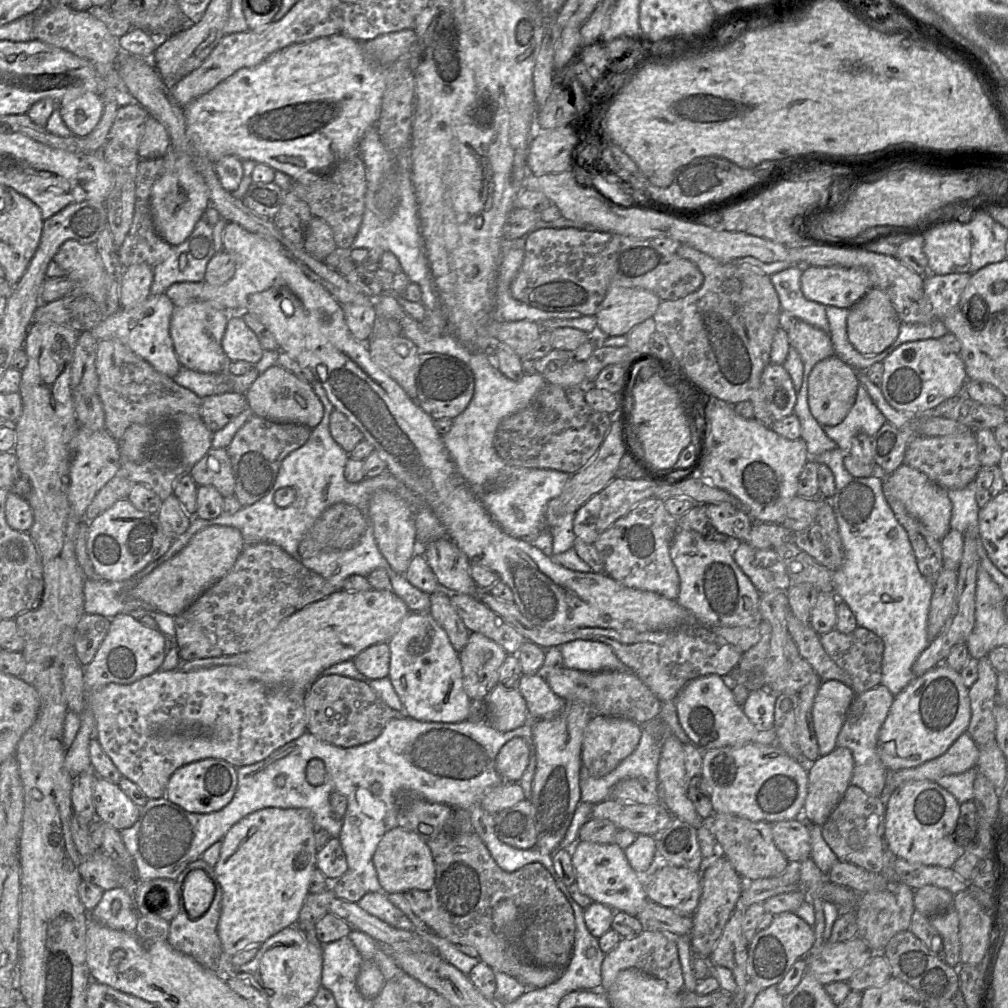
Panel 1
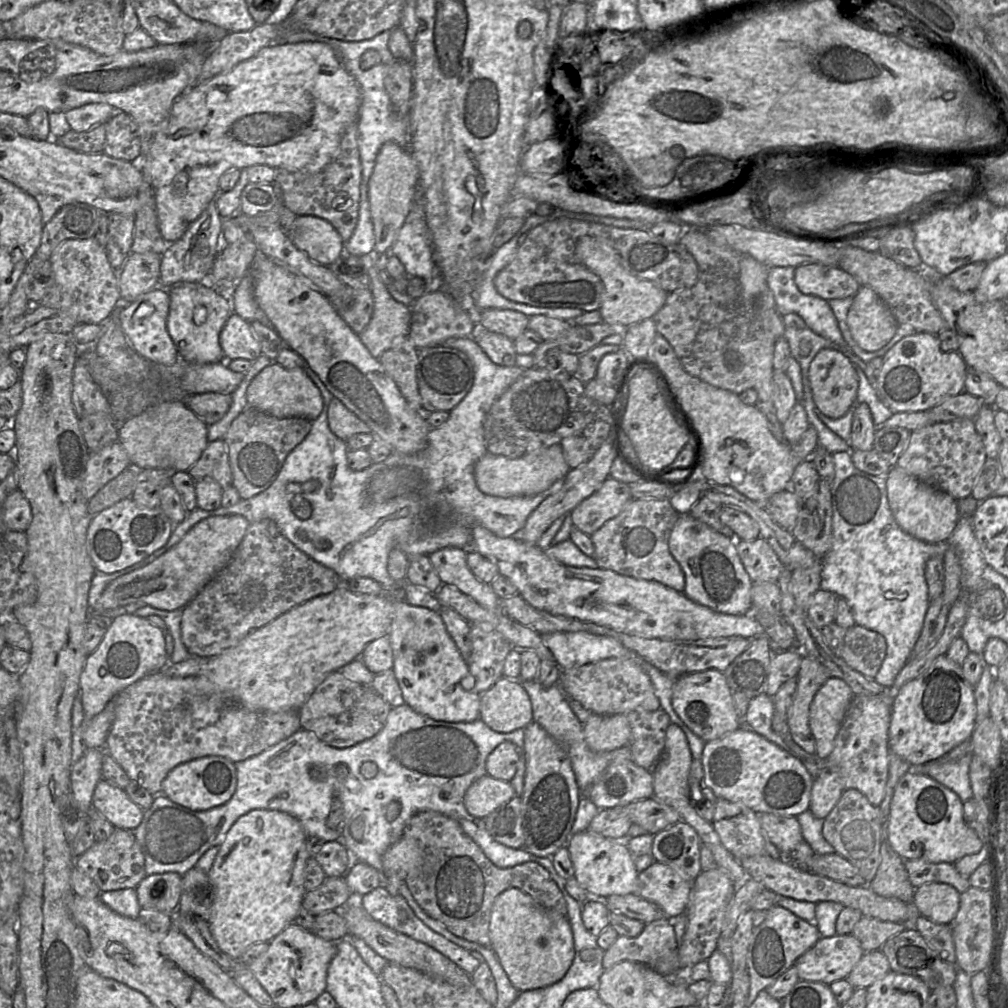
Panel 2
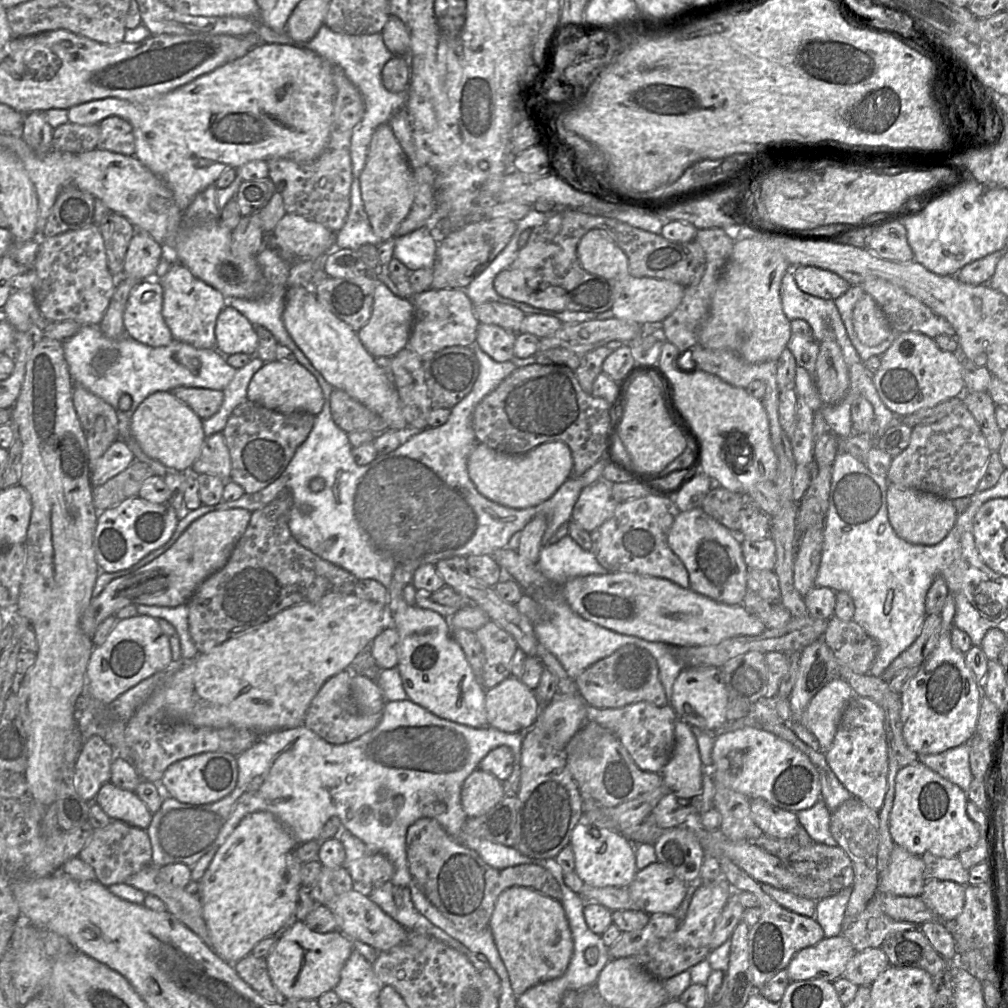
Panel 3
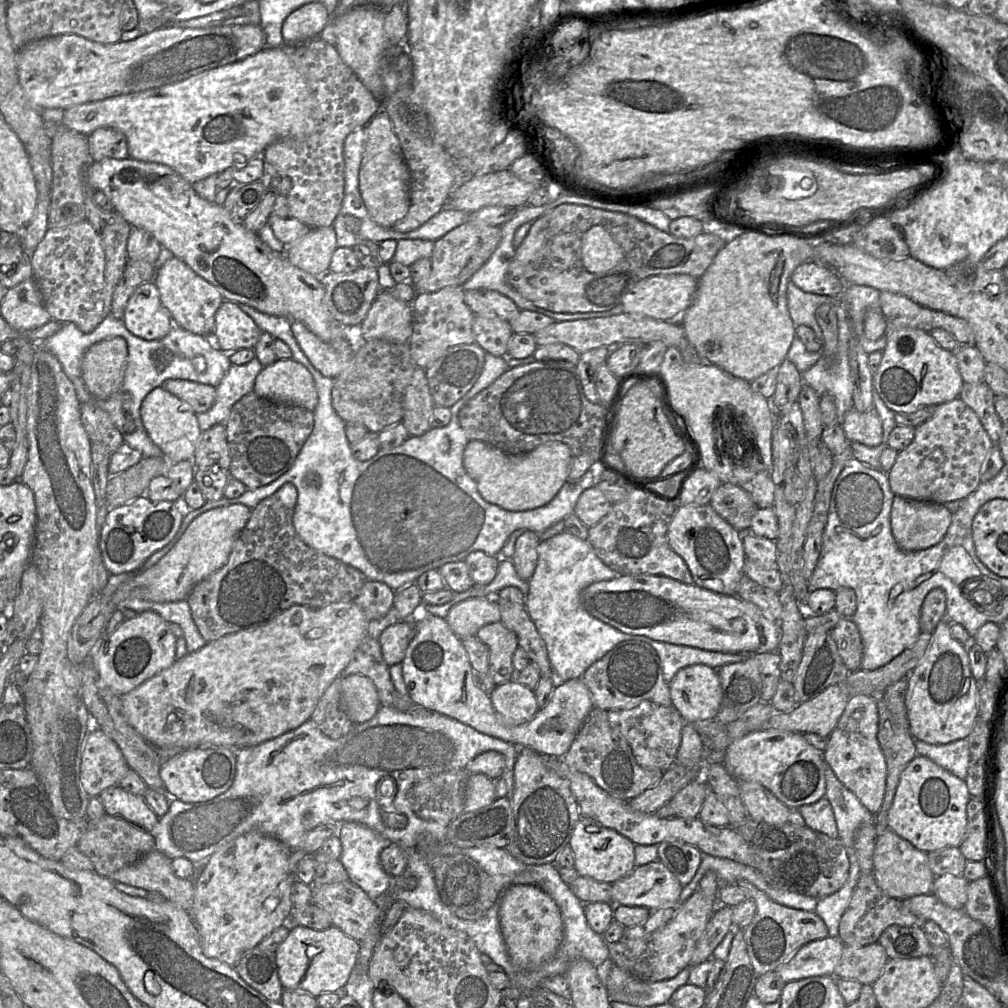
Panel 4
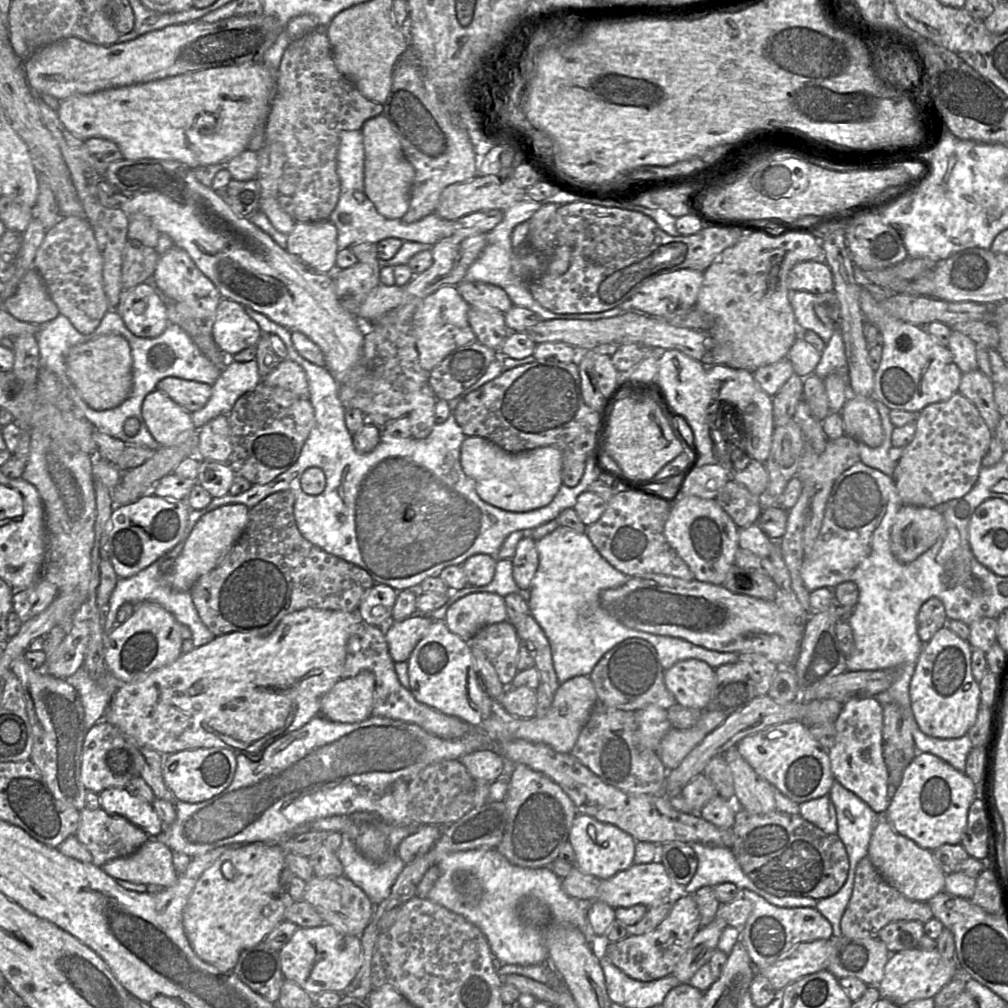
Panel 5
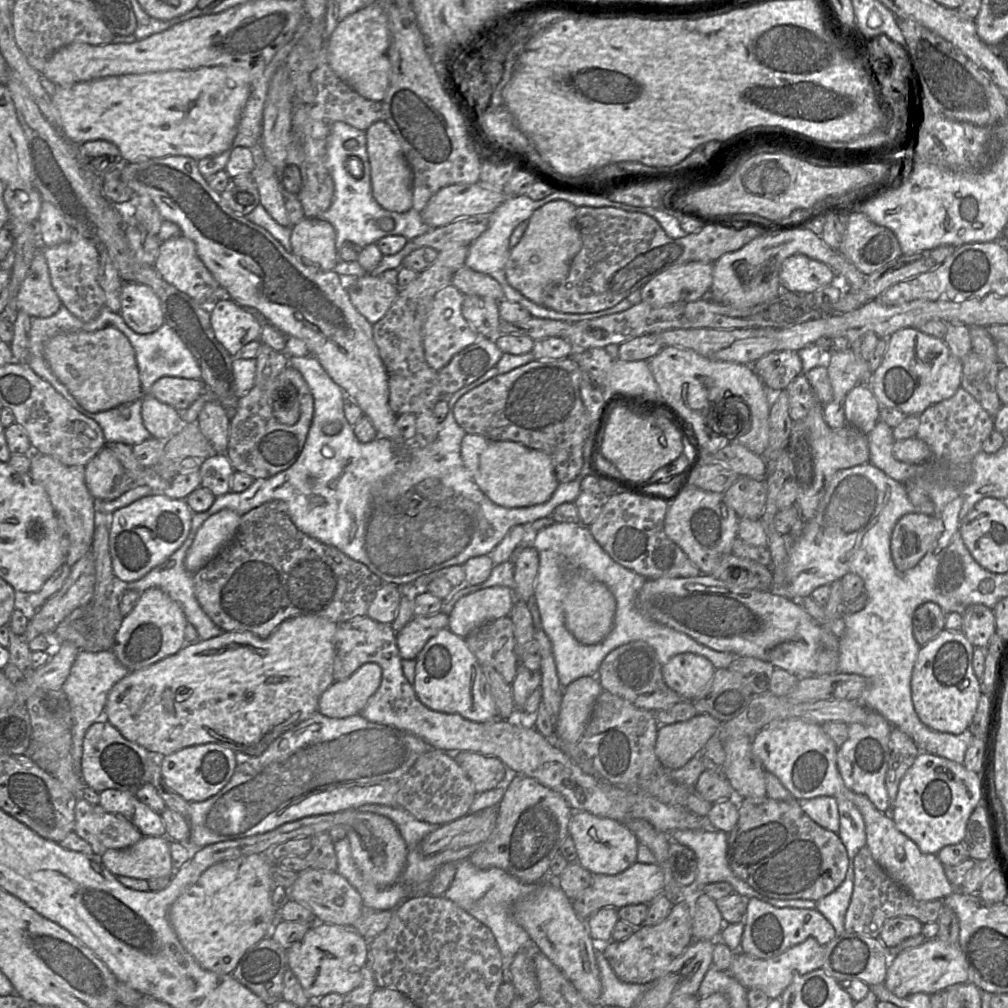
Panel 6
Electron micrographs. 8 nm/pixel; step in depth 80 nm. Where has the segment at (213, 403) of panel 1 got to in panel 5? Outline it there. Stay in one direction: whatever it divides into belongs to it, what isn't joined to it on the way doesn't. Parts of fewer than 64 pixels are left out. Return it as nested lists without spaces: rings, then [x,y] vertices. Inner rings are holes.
[[[176,377],[162,379],[157,389],[189,413],[202,409],[212,395],[212,385]]]

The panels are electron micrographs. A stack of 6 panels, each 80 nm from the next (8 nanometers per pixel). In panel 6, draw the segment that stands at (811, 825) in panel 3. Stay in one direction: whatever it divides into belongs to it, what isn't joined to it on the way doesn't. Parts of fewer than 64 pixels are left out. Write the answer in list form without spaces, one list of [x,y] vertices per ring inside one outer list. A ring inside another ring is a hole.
[[[817,796],[798,800],[803,811],[819,826],[837,833],[839,812],[837,800],[831,796]]]

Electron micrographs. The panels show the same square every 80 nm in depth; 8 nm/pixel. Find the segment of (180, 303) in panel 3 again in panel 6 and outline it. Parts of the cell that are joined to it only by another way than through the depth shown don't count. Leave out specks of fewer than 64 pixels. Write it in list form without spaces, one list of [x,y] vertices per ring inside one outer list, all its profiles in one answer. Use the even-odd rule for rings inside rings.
[[[180,235],[161,243],[155,267],[162,278],[201,304],[211,306],[219,295],[219,284],[198,256],[196,244]]]

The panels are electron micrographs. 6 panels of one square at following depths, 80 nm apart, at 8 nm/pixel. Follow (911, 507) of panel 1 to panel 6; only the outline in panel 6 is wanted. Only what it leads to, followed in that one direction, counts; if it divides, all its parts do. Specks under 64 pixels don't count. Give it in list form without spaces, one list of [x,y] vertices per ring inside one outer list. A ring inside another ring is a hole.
[[[911,512],[902,516],[895,524],[890,542],[896,569],[905,572],[915,567],[943,528],[942,520],[935,515]]]

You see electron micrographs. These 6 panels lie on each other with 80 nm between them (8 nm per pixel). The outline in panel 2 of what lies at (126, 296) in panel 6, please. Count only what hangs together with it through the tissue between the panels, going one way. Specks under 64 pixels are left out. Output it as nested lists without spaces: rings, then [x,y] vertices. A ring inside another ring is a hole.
[[[156,286],[130,303],[120,303],[120,325],[135,351],[153,365],[171,366],[179,360],[176,346],[167,330],[170,297],[168,289]]]

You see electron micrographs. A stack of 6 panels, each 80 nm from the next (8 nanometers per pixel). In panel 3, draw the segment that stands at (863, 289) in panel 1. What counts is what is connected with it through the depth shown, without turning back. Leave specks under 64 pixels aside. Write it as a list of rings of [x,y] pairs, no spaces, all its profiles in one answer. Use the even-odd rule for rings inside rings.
[[[815,266],[792,267],[792,274],[802,292],[825,300],[836,300],[851,286],[838,274]]]

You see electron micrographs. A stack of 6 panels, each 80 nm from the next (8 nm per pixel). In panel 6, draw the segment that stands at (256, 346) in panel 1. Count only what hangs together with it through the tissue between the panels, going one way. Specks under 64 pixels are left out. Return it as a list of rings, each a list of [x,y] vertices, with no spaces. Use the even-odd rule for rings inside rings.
[[[230,298],[217,299],[210,306],[210,321],[215,337],[232,357],[237,356],[245,345],[260,338],[261,323]]]

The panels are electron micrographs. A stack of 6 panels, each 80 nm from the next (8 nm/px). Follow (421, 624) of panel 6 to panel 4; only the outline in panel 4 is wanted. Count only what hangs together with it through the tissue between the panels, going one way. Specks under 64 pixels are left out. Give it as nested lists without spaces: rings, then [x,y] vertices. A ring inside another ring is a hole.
[[[410,620],[389,626],[378,638],[382,656],[388,666],[400,664],[416,634],[416,623]]]

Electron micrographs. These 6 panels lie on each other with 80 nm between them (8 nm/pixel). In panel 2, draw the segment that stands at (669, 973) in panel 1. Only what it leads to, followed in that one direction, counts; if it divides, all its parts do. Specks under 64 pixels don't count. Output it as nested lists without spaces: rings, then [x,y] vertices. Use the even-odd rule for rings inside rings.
[[[663,918],[646,924],[637,937],[619,935],[603,956],[604,970],[622,961],[645,964],[652,969],[656,961],[677,949],[677,941],[672,920]]]

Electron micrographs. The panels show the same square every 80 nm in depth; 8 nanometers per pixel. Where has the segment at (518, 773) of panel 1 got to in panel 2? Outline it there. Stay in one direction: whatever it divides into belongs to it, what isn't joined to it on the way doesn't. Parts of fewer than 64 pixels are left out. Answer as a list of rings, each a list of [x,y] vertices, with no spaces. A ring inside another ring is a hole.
[[[512,742],[501,743],[487,757],[487,774],[509,782],[516,773],[521,755],[521,751]]]

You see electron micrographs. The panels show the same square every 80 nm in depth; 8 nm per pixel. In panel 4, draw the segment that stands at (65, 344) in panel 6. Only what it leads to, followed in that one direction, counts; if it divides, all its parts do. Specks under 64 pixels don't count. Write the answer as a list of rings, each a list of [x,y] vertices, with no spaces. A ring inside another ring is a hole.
[[[122,337],[102,340],[87,349],[82,361],[82,377],[94,397],[104,400],[120,390],[127,357],[127,343]]]

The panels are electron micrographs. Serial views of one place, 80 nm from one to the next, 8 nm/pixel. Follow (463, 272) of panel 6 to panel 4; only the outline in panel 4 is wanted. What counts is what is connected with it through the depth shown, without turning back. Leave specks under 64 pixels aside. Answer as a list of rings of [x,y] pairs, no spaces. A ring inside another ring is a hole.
[[[466,290],[464,301],[475,316],[498,317],[510,322],[520,312],[511,299],[494,290]]]

